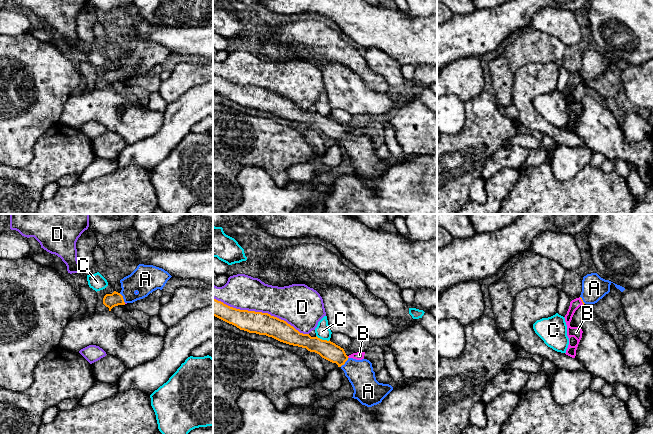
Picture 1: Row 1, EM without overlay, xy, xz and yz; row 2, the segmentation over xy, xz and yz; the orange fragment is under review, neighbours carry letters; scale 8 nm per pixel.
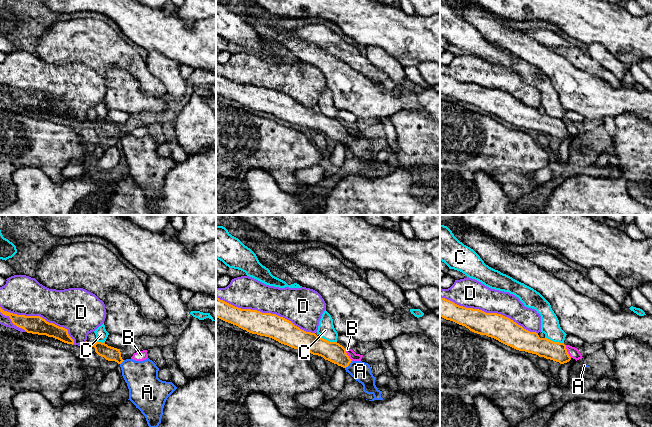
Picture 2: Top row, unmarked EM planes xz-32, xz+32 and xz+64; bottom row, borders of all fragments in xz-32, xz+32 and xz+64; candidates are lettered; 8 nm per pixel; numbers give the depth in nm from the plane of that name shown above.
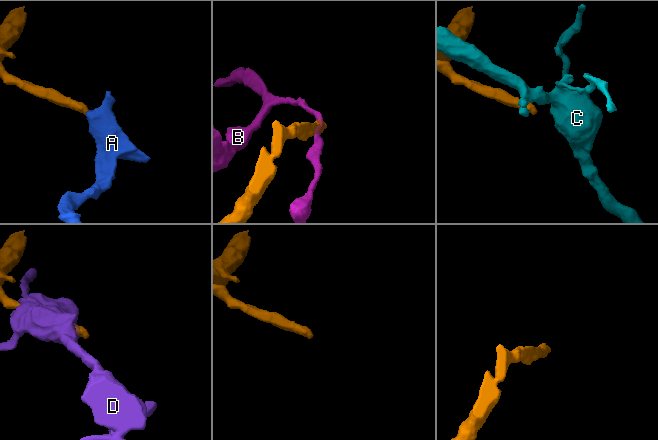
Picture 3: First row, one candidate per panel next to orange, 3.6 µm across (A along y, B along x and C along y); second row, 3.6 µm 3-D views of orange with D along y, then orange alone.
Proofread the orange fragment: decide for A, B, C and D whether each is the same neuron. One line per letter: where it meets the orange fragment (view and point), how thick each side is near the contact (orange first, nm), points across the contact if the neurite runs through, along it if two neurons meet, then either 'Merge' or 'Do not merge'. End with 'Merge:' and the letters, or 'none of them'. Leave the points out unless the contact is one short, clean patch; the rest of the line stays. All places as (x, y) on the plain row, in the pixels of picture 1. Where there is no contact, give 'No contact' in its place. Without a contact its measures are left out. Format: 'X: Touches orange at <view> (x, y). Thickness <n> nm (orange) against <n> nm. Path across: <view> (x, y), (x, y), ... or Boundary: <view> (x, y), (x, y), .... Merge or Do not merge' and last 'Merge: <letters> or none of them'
A: Touches orange at xz (345, 137). Thickness 150 nm (orange) against 220 nm. Path across: xz (328, 126), (345, 137), (360, 150). Merge
B: Touches orange at yz (581, 76). Thickness 20 nm (orange) against 80 nm. Boundary: yz (579, 73), (583, 80). Do not merge
C: Touches orange at xz (323, 116). Thickness 150 nm (orange) against 120 nm. Do not merge
D: Touches orange at xz (261, 88). Thickness 180 nm (orange) against 280 nm. Do not merge
Merge: A

